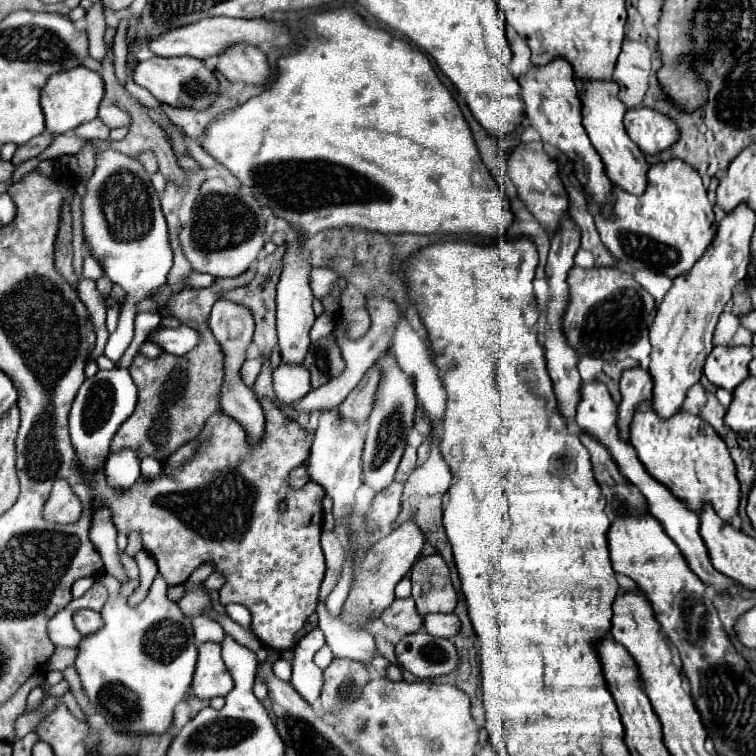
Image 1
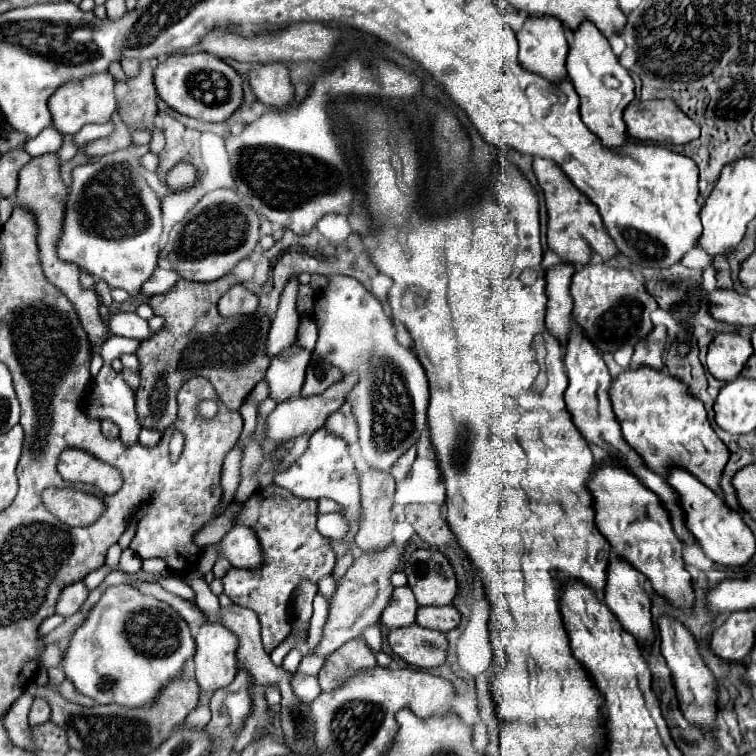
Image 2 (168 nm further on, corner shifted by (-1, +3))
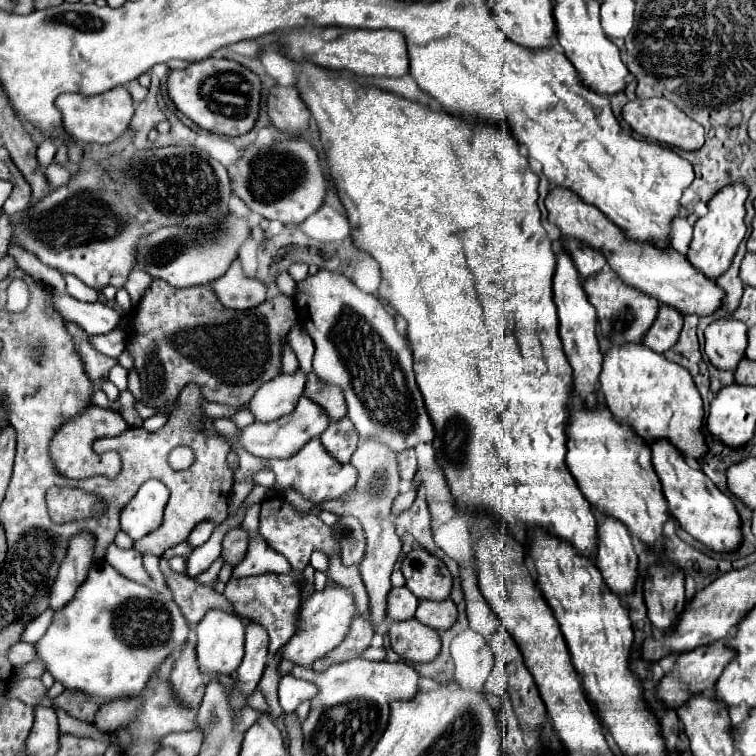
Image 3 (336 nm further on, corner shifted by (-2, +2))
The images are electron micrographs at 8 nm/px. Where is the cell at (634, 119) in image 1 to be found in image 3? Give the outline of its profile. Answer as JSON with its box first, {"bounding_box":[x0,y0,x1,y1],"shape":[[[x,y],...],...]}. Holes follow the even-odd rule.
{"bounding_box":[623,97,705,151],"shape":[[[653,97],[653,99],[635,99],[635,101],[629,101],[623,107],[623,119],[631,125],[631,129],[635,133],[643,135],[645,139],[667,143],[671,147],[681,147],[681,149],[693,151],[693,149],[699,149],[703,145],[703,141],[705,141],[703,127],[697,121],[693,121],[691,117],[685,117],[685,113],[681,109],[677,109],[667,99]]]}

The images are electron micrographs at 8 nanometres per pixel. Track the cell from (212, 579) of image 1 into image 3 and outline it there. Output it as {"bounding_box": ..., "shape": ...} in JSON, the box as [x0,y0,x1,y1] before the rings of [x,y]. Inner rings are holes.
{"bounding_box":[221,527,247,567],"shape":[[[235,527],[223,539],[223,551],[221,551],[223,563],[235,567],[243,561],[245,553],[247,553],[247,533],[241,527]]]}

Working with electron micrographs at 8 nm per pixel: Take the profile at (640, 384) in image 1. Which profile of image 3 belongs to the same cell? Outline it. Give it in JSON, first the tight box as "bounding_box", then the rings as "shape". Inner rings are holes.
{"bounding_box":[643,305,683,355],"shape":[[[667,305],[661,307],[657,313],[657,319],[655,319],[655,325],[647,331],[647,335],[643,339],[643,345],[663,355],[677,343],[679,331],[681,331],[681,321],[683,321],[683,317],[675,309],[669,309]]]}

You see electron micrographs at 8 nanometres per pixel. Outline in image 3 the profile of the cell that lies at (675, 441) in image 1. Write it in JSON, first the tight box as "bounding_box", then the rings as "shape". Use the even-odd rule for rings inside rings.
{"bounding_box":[599,345,709,461],"shape":[[[613,345],[605,355],[599,383],[615,419],[631,427],[647,445],[653,445],[657,439],[669,439],[685,457],[695,461],[709,453],[703,435],[703,401],[689,371],[681,365],[667,361],[643,345]]]}

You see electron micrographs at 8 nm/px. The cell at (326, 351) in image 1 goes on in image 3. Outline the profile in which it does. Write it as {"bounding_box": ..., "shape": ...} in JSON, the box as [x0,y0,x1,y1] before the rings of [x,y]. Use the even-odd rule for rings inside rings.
{"bounding_box":[305,371,347,421],"shape":[[[313,371],[307,375],[305,397],[319,403],[327,411],[331,421],[337,421],[337,419],[345,417],[345,413],[347,413],[347,405],[345,405],[345,397],[343,397],[341,389],[337,385],[321,381]]]}

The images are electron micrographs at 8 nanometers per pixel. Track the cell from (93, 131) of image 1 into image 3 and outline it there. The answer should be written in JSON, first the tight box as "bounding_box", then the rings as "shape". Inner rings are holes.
{"bounding_box":[45,163,71,189],"shape":[[[51,163],[51,165],[45,169],[45,175],[47,175],[47,179],[49,179],[49,183],[51,183],[53,189],[65,185],[65,183],[69,181],[69,177],[71,177],[69,169],[67,169],[65,165],[59,165],[59,163]]]}

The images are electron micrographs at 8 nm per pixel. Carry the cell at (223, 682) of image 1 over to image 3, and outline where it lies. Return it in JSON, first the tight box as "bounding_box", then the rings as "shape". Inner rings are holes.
{"bounding_box":[197,613,245,677],"shape":[[[207,613],[201,623],[197,625],[197,661],[199,669],[205,675],[217,677],[217,675],[233,675],[241,663],[243,657],[243,641],[245,641],[245,625],[237,615],[229,613]]]}

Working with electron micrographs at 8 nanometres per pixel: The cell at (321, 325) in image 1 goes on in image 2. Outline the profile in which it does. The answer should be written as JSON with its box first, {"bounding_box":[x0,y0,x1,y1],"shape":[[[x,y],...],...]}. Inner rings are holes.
{"bounding_box":[298,318,318,352],"shape":[[[302,318],[300,326],[298,326],[298,342],[302,344],[302,348],[312,352],[314,344],[316,344],[316,338],[318,338],[318,328],[316,328],[314,320],[312,318]]]}

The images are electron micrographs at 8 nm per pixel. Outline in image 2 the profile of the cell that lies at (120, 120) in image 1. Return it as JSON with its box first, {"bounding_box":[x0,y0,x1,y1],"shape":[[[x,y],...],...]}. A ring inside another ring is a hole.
{"bounding_box":[74,122,112,152],"shape":[[[112,122],[110,124],[88,124],[88,126],[84,126],[76,136],[74,136],[74,144],[76,144],[76,148],[78,148],[78,152],[82,152],[82,148],[88,144],[88,142],[92,142],[92,140],[98,140],[98,138],[104,138],[104,136],[108,136],[112,132]]]}

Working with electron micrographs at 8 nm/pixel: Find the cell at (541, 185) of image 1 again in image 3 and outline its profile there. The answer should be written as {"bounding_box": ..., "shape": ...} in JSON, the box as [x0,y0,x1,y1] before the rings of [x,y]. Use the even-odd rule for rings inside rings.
{"bounding_box":[545,187,725,317],"shape":[[[553,187],[545,199],[545,207],[549,211],[549,221],[559,227],[559,241],[563,251],[571,257],[575,269],[579,271],[581,279],[587,279],[595,273],[599,273],[605,265],[605,259],[609,267],[635,289],[643,291],[649,297],[655,297],[657,301],[667,303],[669,307],[677,309],[683,315],[697,315],[707,317],[713,315],[725,299],[725,291],[705,277],[699,269],[689,265],[687,257],[677,253],[675,249],[657,249],[649,243],[637,243],[627,237],[623,237],[621,229],[613,225],[595,205],[589,205],[581,201],[579,195],[569,191],[567,187]],[[583,243],[587,245],[583,245]],[[601,251],[605,257],[601,257]]]}

